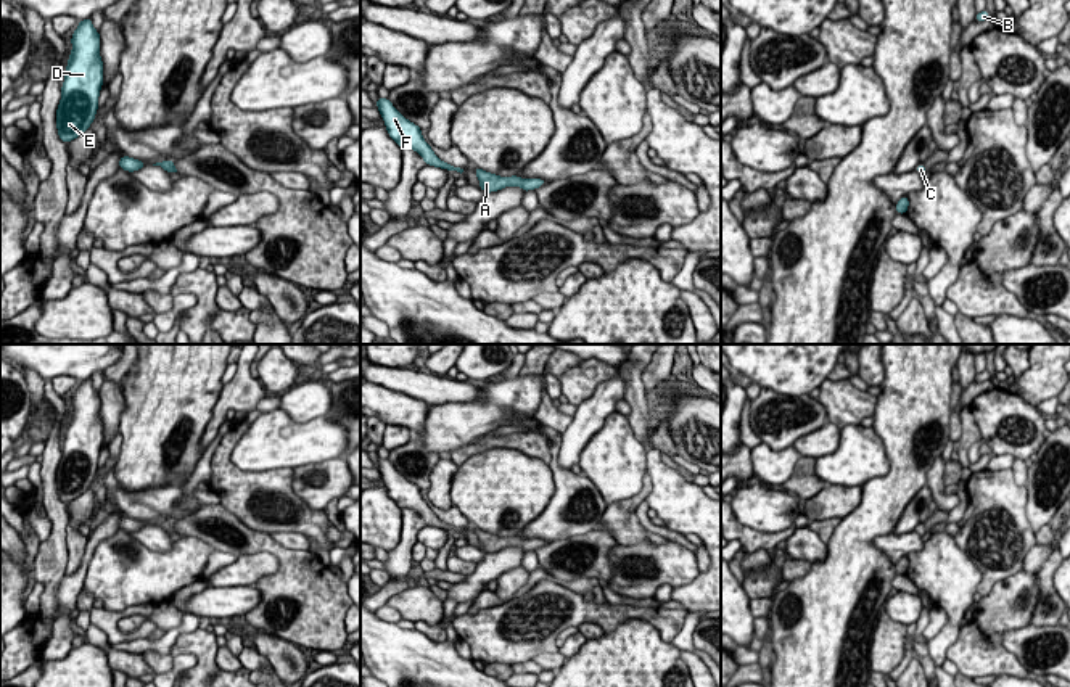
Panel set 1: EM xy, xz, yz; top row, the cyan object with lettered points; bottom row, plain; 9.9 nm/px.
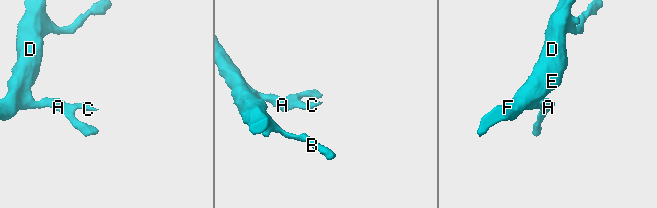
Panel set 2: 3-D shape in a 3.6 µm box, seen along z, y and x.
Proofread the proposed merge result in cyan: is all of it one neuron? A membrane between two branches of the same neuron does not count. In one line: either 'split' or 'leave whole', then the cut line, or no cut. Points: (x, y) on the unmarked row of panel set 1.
leave whole; no cut

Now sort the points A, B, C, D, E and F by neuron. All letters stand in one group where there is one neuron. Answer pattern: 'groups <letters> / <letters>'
groups A B C D E F

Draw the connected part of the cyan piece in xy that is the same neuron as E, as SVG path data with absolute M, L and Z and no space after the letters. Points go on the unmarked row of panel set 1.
M92 378L79 381L71 404L72 410L56 470L58 497L64 504L76 500L90 487L98 471L98 457L103 446L101 399L92 385Z

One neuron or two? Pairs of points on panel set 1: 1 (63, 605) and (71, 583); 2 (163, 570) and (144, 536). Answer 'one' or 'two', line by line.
1: one
2: two

